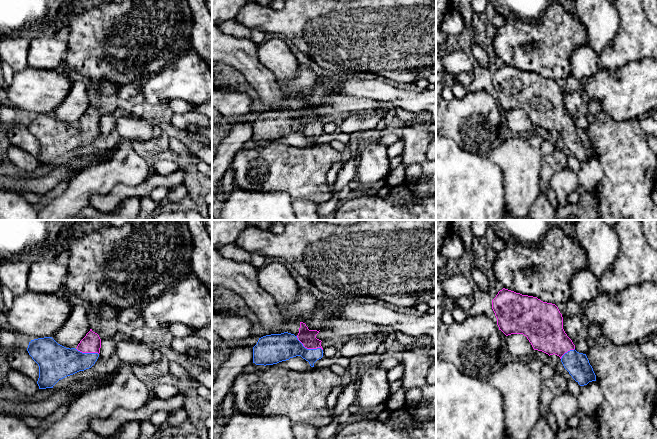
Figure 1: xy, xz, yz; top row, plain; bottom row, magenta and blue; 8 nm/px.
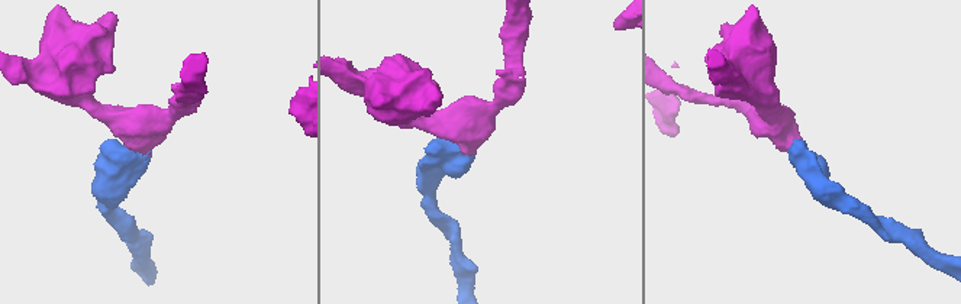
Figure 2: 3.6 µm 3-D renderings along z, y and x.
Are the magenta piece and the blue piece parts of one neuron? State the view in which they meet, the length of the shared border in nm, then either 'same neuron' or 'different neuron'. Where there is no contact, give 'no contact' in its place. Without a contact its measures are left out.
xz | 240 nm | same neuron

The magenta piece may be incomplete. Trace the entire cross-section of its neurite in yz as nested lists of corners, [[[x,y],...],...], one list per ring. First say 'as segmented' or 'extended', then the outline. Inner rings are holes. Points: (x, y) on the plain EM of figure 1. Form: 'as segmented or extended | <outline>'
extended | [[[503,64],[492,76],[492,85],[499,106],[506,112],[523,110],[534,126],[559,132],[580,162],[596,157],[586,130],[577,128],[565,109],[562,90],[555,80]]]

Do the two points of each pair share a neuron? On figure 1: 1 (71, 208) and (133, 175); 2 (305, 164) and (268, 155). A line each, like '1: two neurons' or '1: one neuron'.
1: one neuron
2: one neuron

